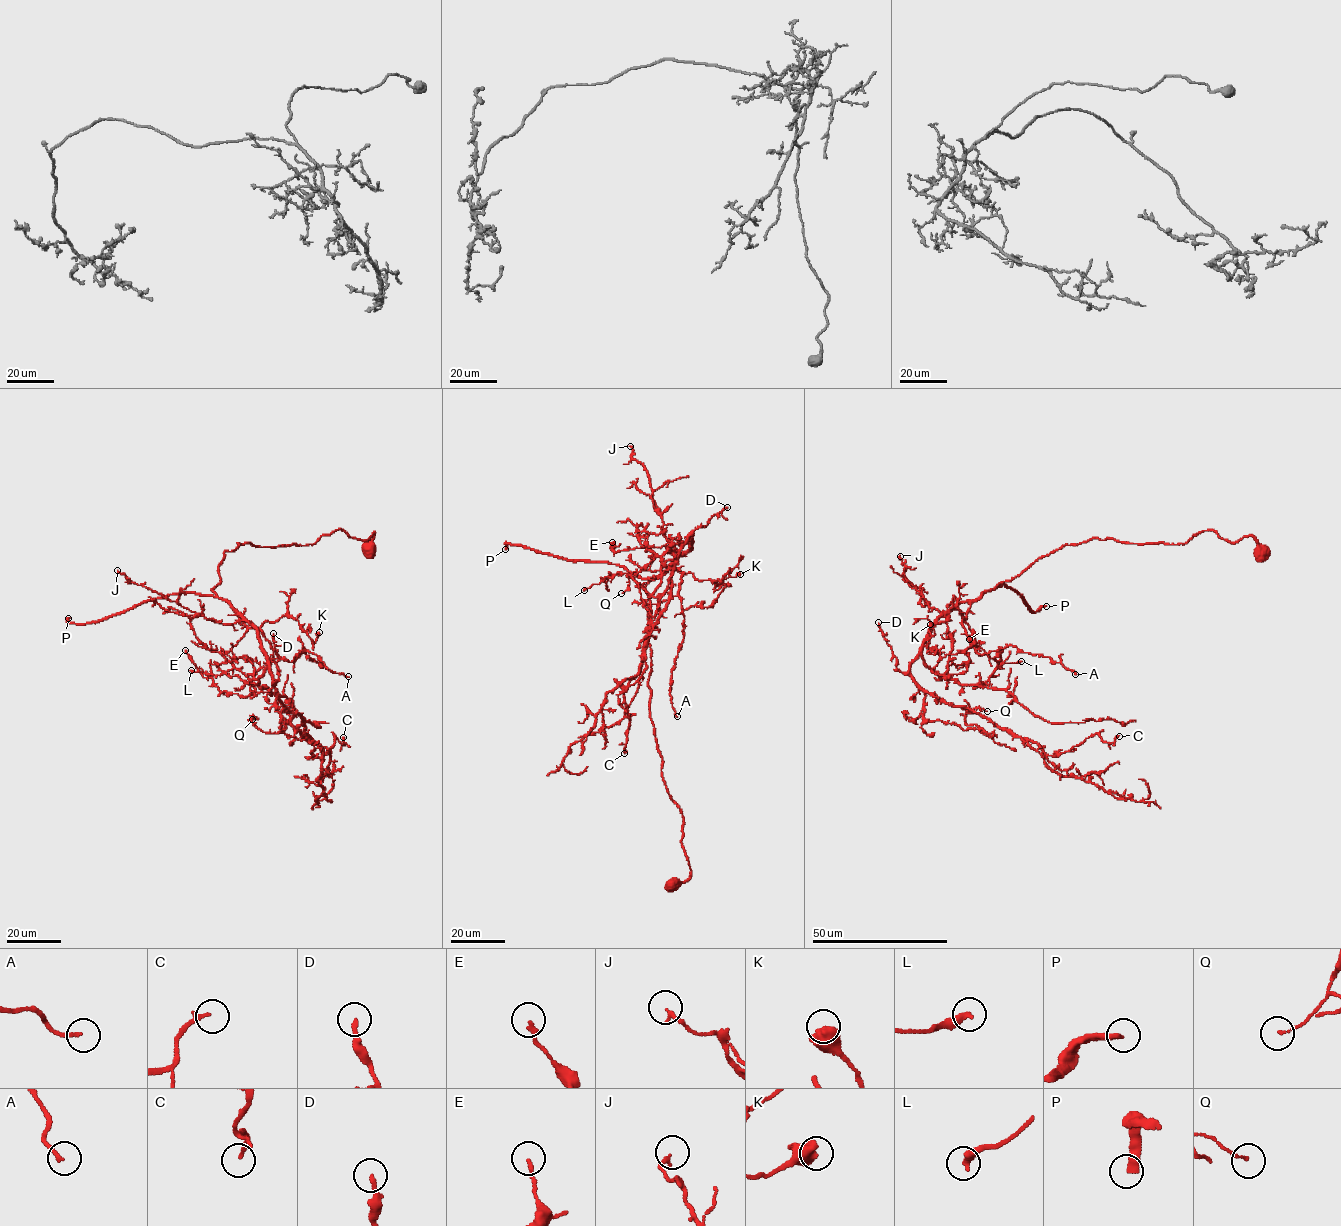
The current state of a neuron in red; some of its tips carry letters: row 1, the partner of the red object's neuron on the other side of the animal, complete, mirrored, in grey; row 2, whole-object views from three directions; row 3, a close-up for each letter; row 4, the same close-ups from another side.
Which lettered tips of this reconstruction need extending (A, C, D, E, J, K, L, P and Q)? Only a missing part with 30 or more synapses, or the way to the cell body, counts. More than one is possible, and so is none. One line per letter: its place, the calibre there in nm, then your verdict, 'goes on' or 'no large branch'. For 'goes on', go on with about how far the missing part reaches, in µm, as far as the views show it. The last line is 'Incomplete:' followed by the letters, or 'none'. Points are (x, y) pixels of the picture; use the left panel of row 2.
A: at (348, 676); 140 nm thick; no large branch
C: at (343, 737); 160 nm thick; no large branch
D: at (273, 633); 200 nm thick; no large branch
E: at (185, 650); 150 nm thick; no large branch
J: at (117, 570); 150 nm thick; no large branch
K: at (319, 632); 480 nm thick; no large branch
L: at (191, 670); 360 nm thick; no large branch
P: at (68, 618); 320 nm thick; goes on; about 250 µm are missing
Q: at (252, 719); 100 nm thick; no large branch
Incomplete: P

